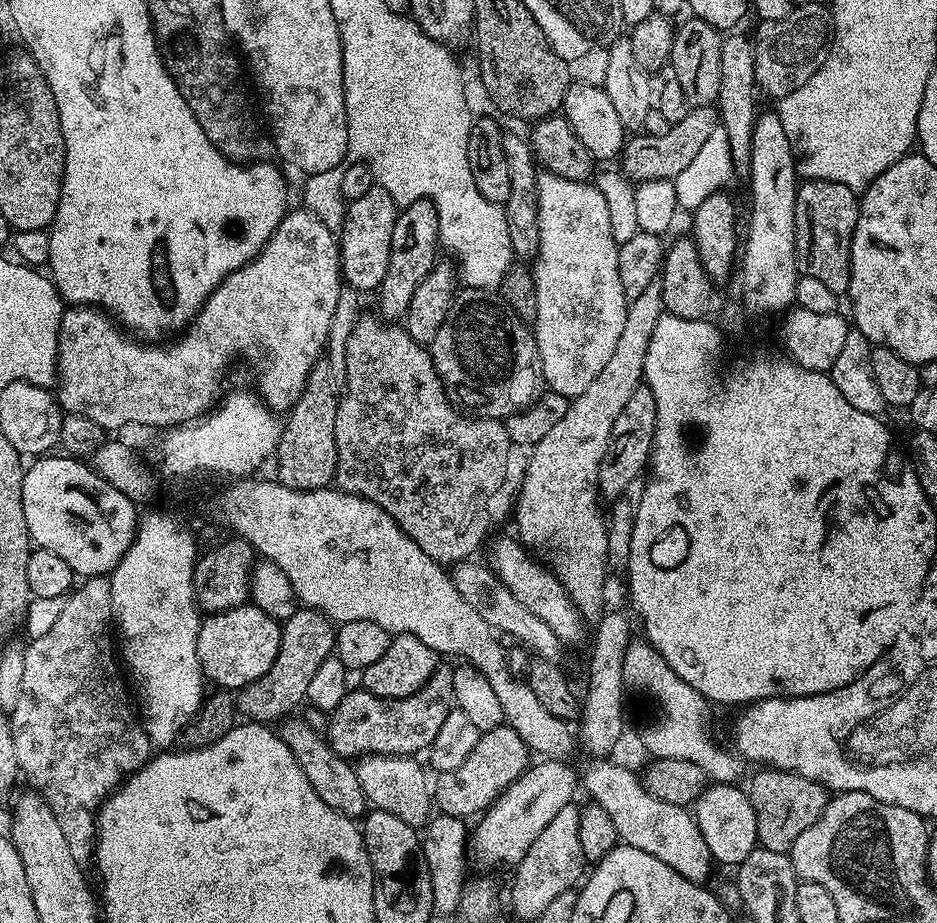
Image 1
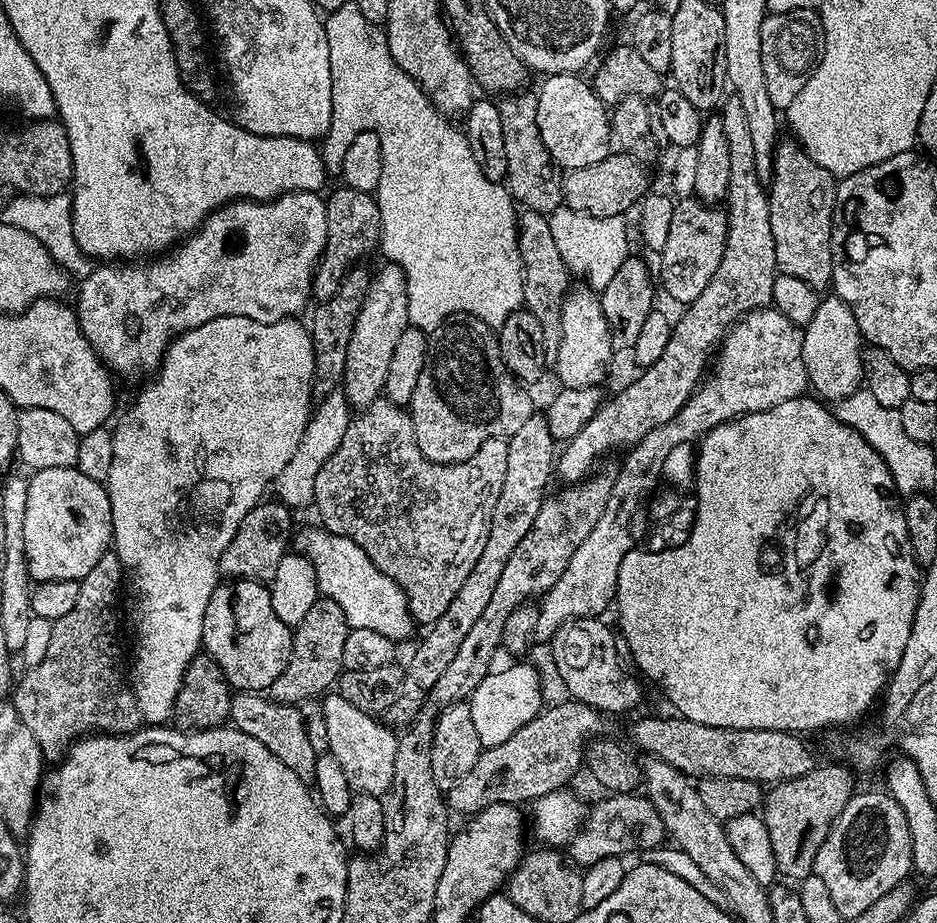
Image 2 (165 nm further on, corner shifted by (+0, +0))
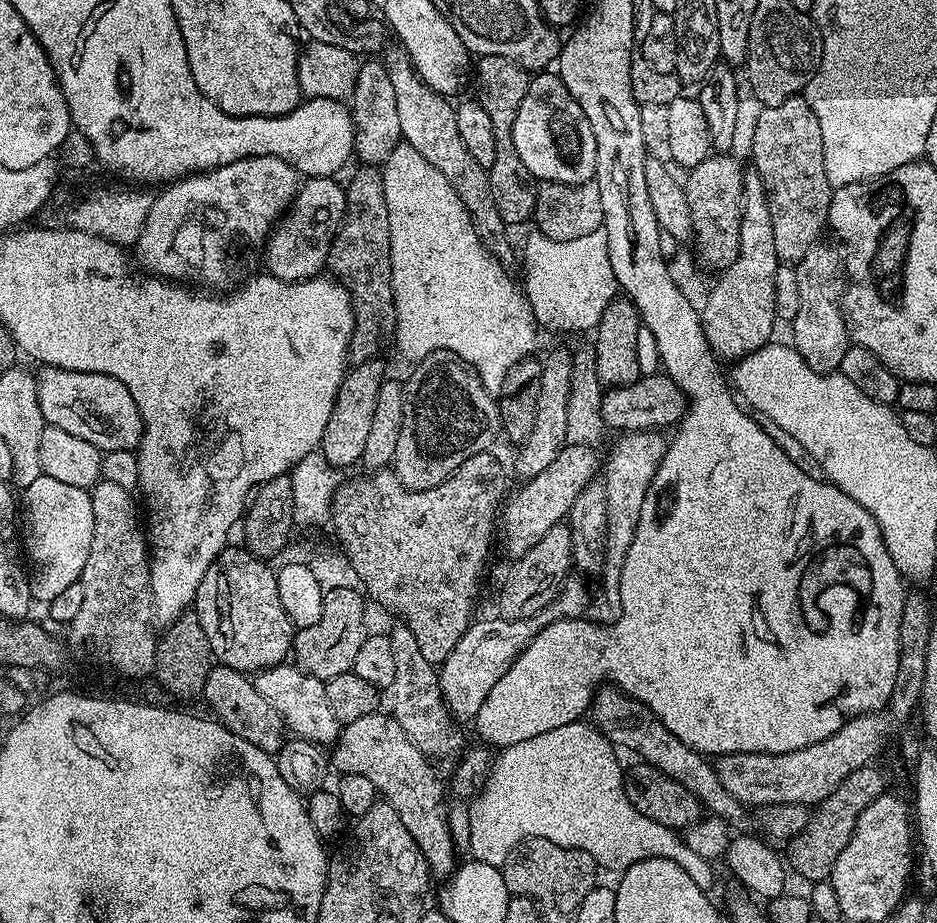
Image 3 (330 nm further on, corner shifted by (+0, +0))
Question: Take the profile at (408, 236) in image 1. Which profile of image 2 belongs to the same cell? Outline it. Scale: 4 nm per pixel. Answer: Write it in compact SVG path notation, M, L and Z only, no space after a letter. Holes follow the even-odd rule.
M391 262L381 265L369 279L362 310L358 310L358 318L354 322L354 334L350 334L350 346L346 346L342 391L349 405L356 410L363 410L381 399L386 382L386 366L390 366L390 357L394 354L398 338L402 338L410 326L404 272Z

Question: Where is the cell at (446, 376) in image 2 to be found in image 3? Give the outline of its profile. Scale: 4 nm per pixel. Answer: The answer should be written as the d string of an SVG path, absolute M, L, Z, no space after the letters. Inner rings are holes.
M431 352L419 361L404 384L404 413L402 430L398 430L398 446L394 446L394 458L390 468L396 477L413 492L430 490L446 478L450 478L470 458L479 452L489 451L501 435L500 406L495 395L485 392L480 377L463 360L451 352Z

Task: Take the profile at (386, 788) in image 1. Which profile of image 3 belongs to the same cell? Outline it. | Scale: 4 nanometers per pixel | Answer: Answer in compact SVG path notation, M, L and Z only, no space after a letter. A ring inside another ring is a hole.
M285 662L255 673L254 683L258 694L274 706L277 714L284 719L285 729L301 740L311 740L313 744L331 746L340 737L342 727L334 710L330 710L330 702L326 698L325 681L314 678L304 672L295 663Z

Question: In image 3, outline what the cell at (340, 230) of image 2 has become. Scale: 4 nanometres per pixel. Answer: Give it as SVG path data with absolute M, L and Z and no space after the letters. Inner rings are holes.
M309 176L301 183L287 212L276 221L262 249L267 275L293 284L321 275L328 263L328 251L344 220L345 185L331 176Z

